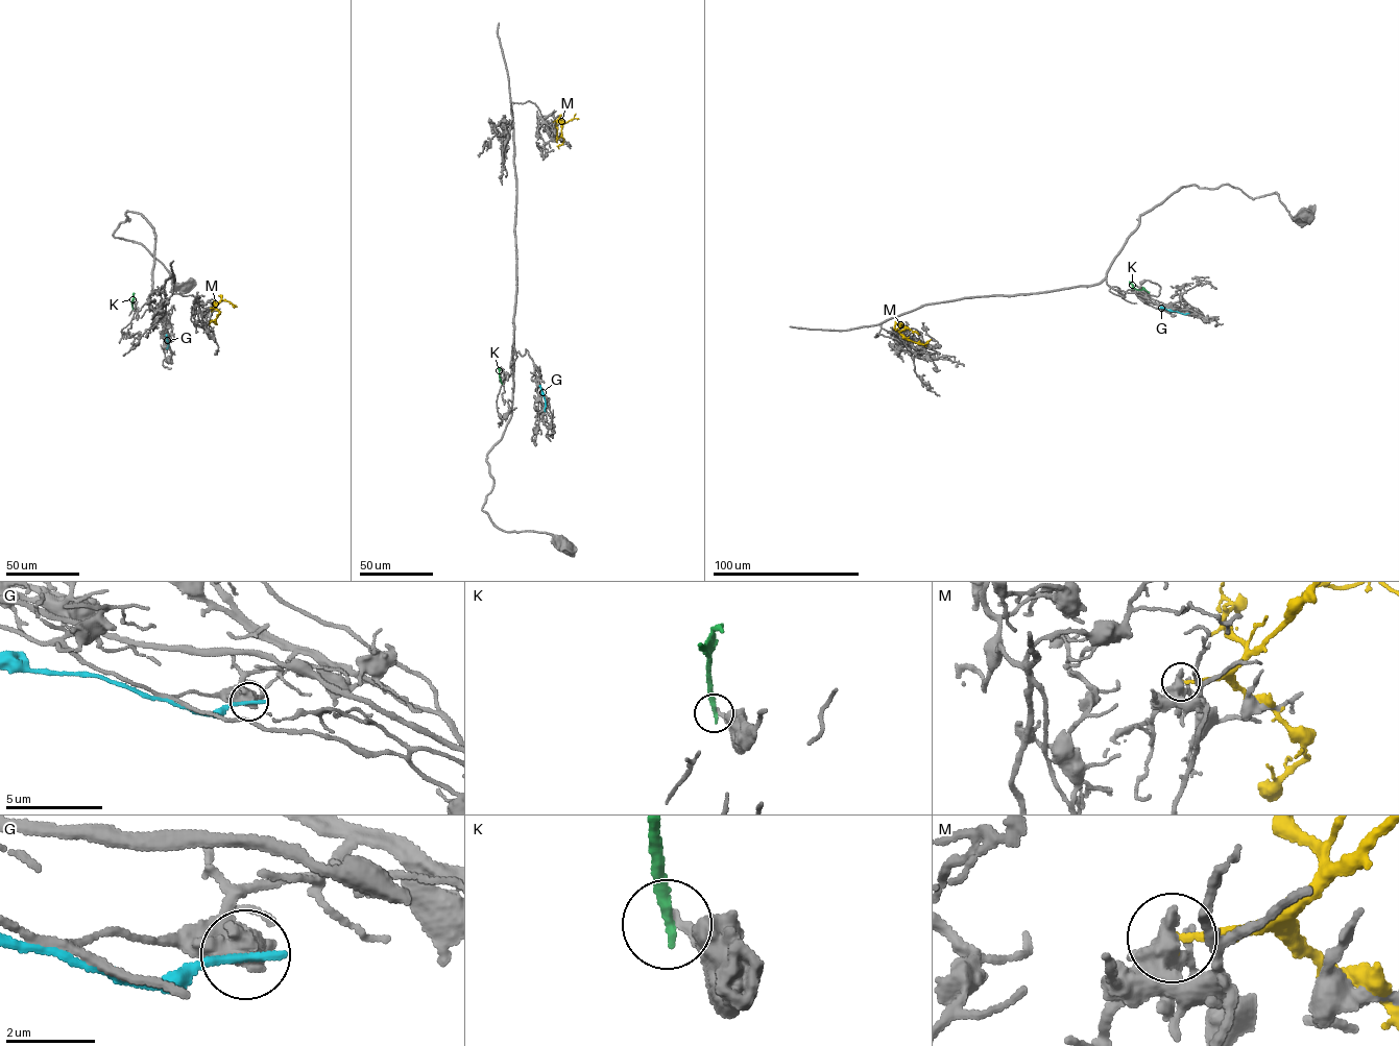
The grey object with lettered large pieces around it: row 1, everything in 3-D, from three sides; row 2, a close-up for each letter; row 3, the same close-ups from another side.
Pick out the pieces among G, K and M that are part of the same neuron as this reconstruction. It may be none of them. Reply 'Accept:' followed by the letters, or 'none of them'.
Accept: none of them

